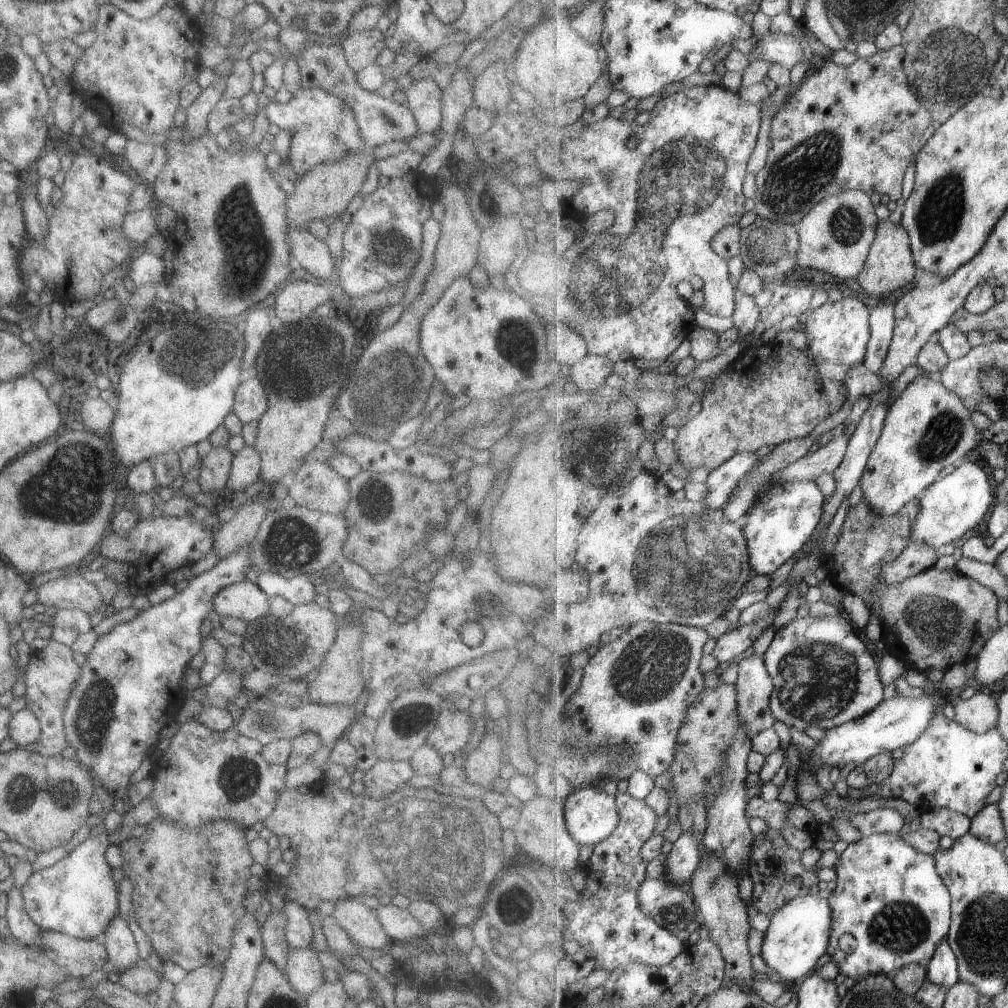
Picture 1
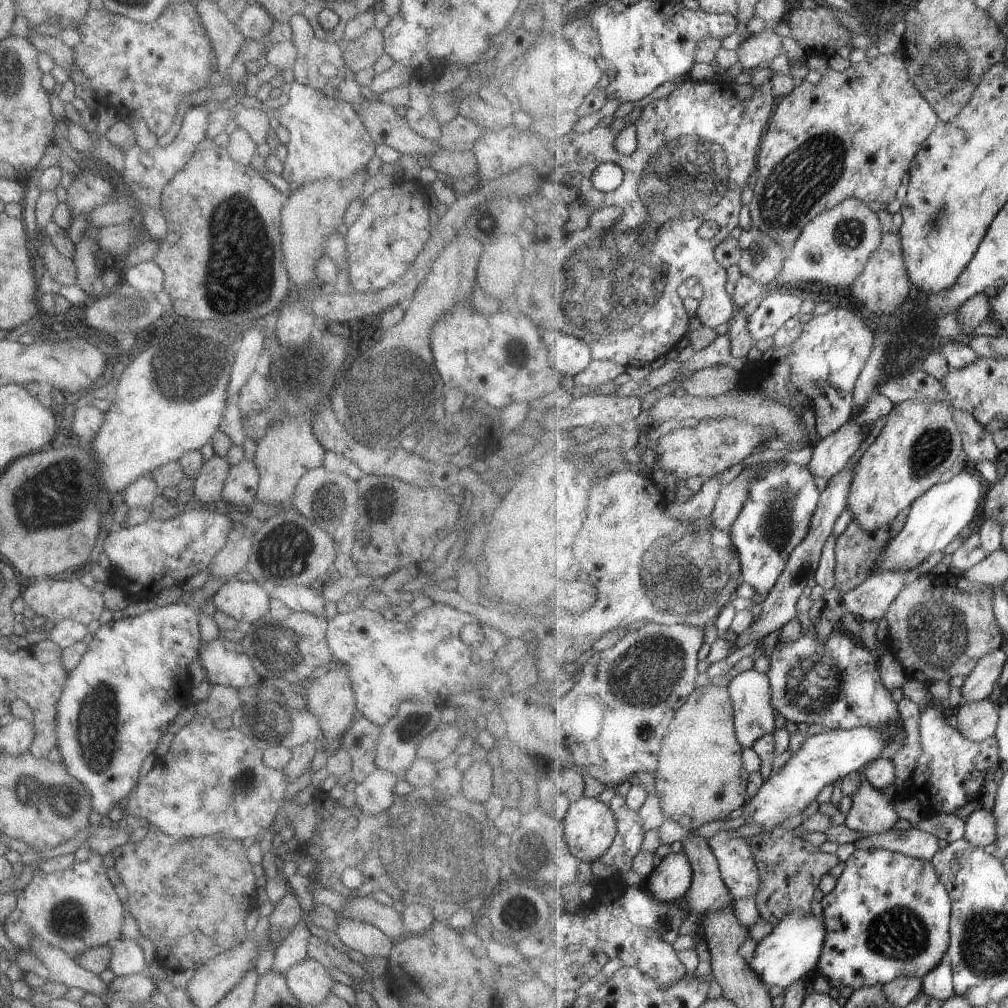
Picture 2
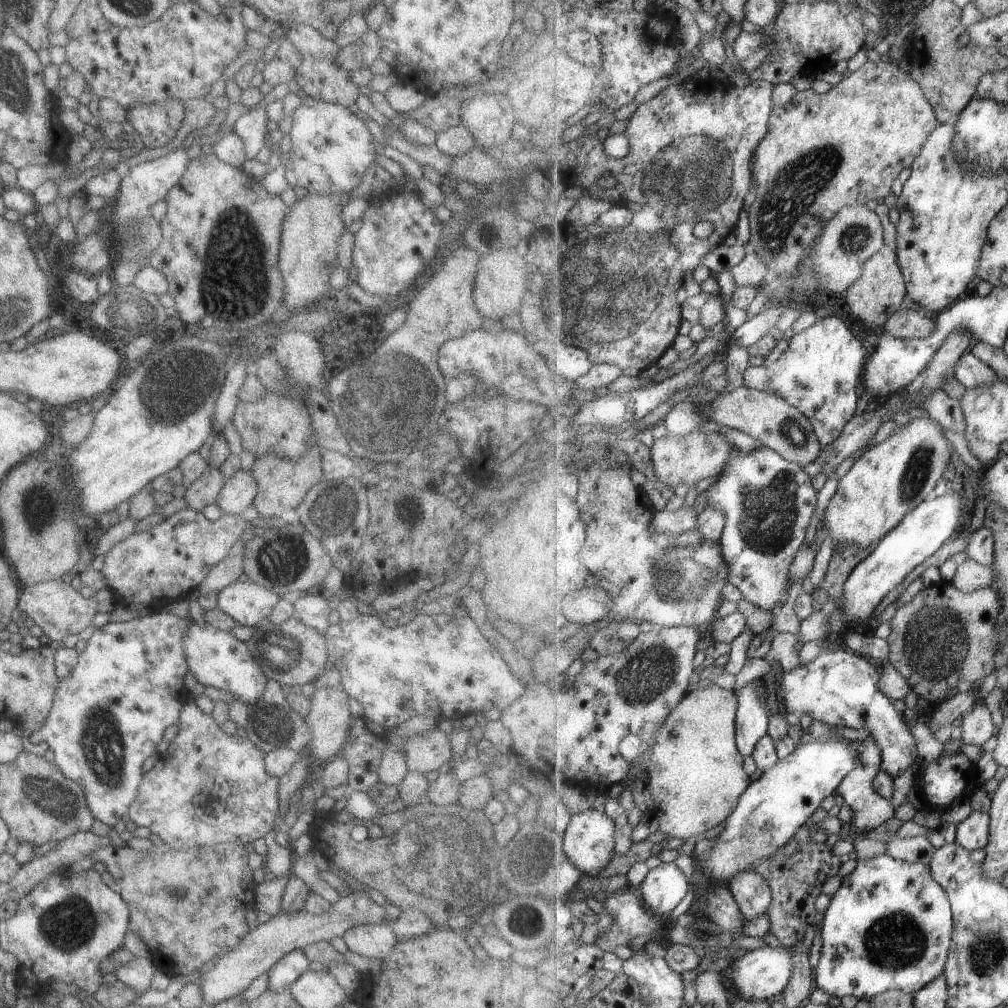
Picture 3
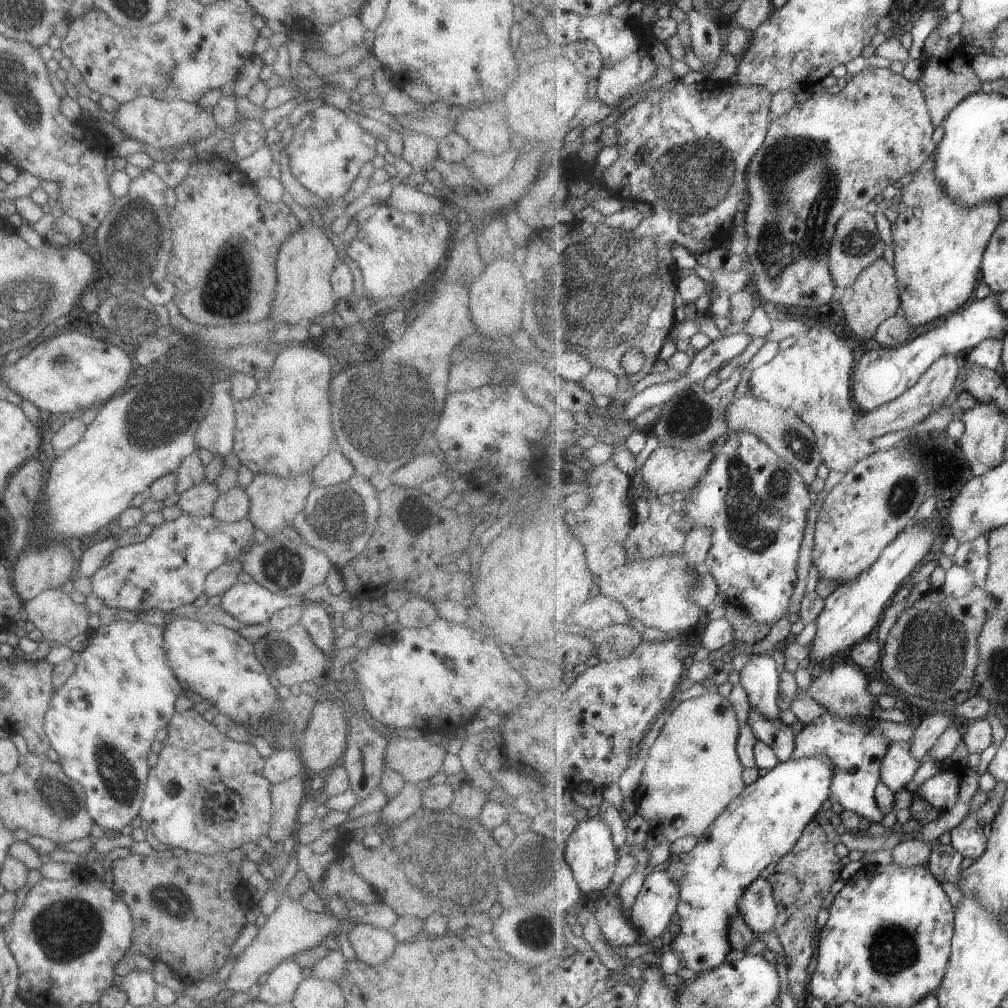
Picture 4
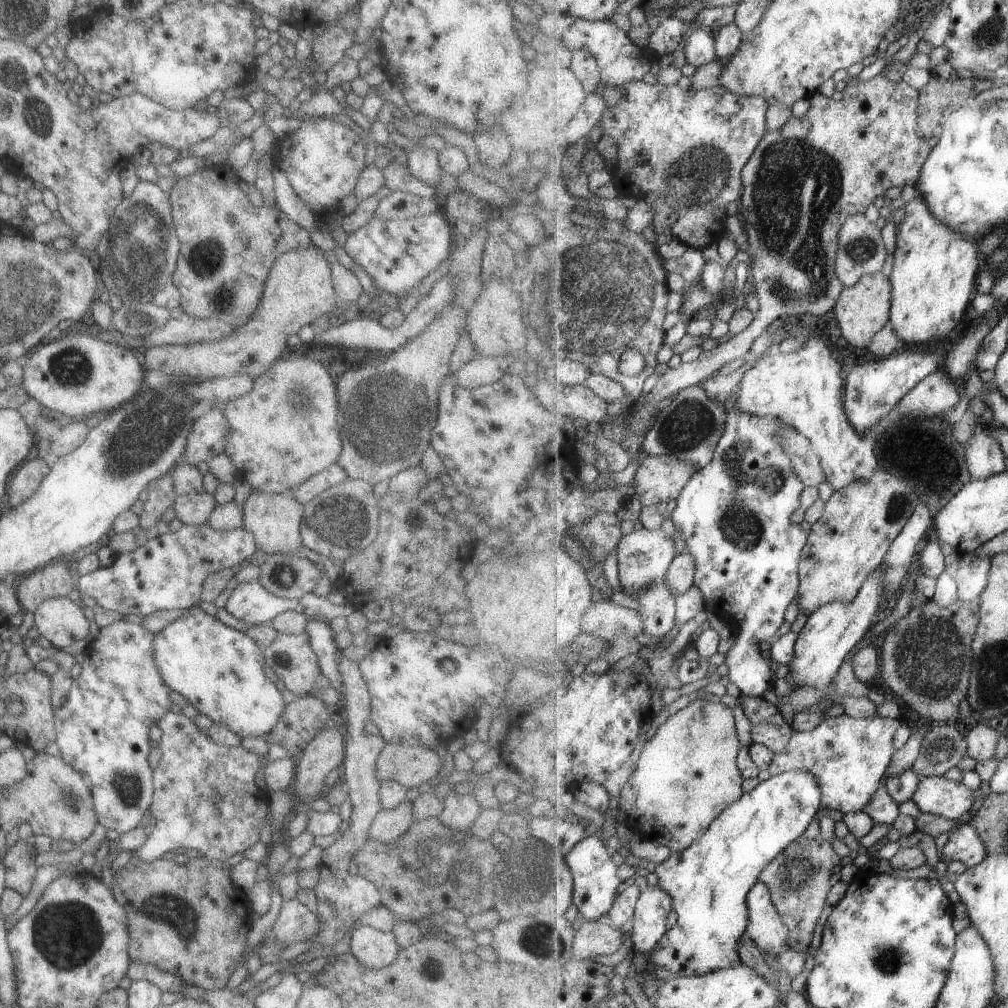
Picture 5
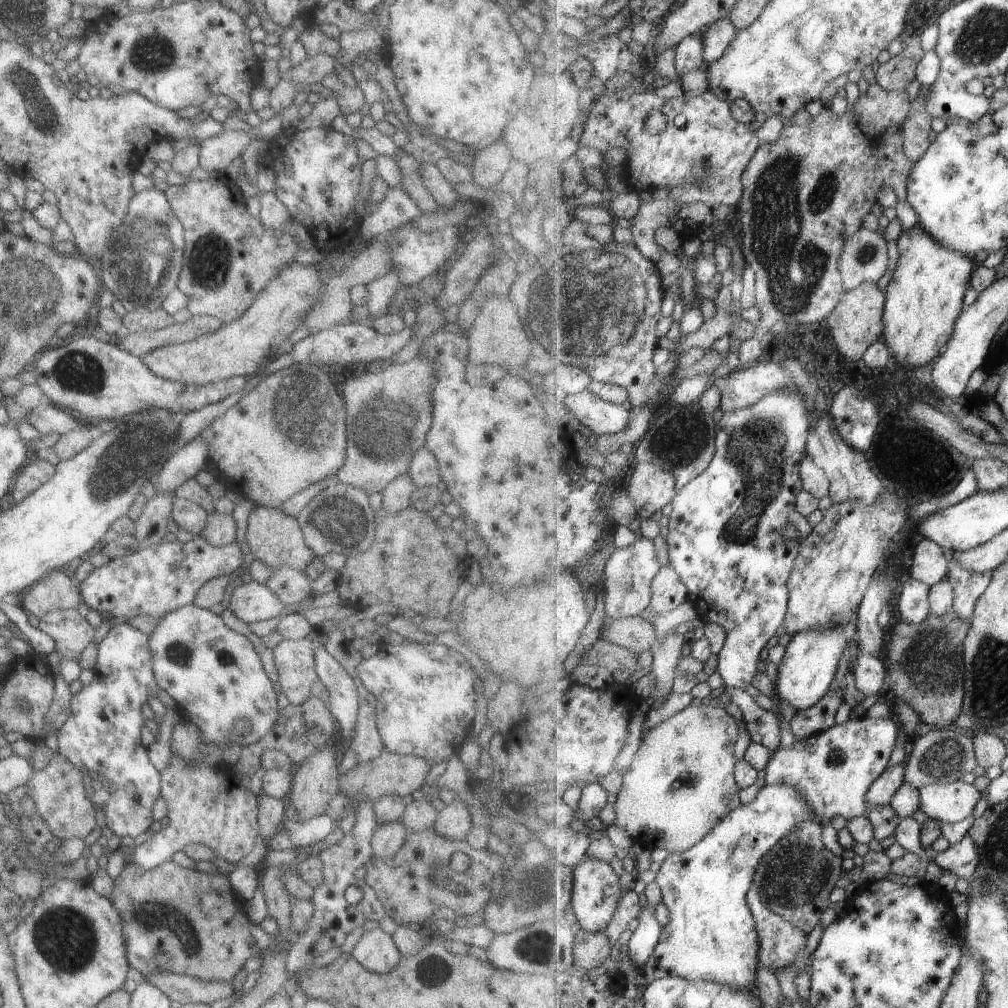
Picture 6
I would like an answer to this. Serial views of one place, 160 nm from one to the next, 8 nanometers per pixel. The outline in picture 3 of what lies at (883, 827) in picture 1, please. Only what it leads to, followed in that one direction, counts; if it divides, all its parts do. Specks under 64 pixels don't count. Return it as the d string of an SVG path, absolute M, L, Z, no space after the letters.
M870 738L854 743L857 746L857 752L860 753L859 766L841 782L840 788L836 793L841 797L843 803L846 803L855 814L852 828L856 831L870 831L879 828L887 820L896 817L896 809L893 806L892 800L887 800L887 798L878 794L873 786L873 780L876 780L876 777L882 770L881 748Z

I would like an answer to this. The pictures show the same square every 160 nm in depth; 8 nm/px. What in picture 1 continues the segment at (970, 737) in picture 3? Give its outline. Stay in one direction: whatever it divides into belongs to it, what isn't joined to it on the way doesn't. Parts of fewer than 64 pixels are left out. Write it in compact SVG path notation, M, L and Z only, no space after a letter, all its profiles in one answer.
M977 688L969 699L960 700L954 706L955 717L961 726L984 735L998 726L1000 715L997 696Z

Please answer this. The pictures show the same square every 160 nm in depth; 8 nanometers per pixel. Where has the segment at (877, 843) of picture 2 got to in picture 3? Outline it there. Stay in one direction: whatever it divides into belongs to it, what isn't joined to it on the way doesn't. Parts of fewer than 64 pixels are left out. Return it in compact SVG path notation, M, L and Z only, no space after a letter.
M893 837L887 842L887 855L906 862L929 865L935 852L933 844L926 837Z

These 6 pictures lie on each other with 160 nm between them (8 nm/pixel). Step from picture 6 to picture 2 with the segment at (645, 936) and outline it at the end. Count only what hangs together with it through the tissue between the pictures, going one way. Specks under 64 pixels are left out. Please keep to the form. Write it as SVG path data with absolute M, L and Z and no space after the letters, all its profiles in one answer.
M683 852L669 853L646 878L646 886L660 901L675 902L685 898L691 888L693 869L689 857Z

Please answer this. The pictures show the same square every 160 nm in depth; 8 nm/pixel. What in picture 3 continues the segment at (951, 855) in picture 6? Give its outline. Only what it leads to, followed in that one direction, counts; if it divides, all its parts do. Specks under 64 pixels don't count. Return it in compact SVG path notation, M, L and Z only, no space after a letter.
M973 811L958 825L956 844L971 851L985 849L990 844L990 824L987 812Z

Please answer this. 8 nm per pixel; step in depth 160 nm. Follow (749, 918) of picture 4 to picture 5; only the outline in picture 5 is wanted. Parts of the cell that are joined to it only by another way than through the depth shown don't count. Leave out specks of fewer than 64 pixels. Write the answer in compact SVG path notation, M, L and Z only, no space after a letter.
M759 881L748 894L750 923L746 935L764 952L778 957L789 948L790 928L784 923L781 913L769 894L769 887Z

